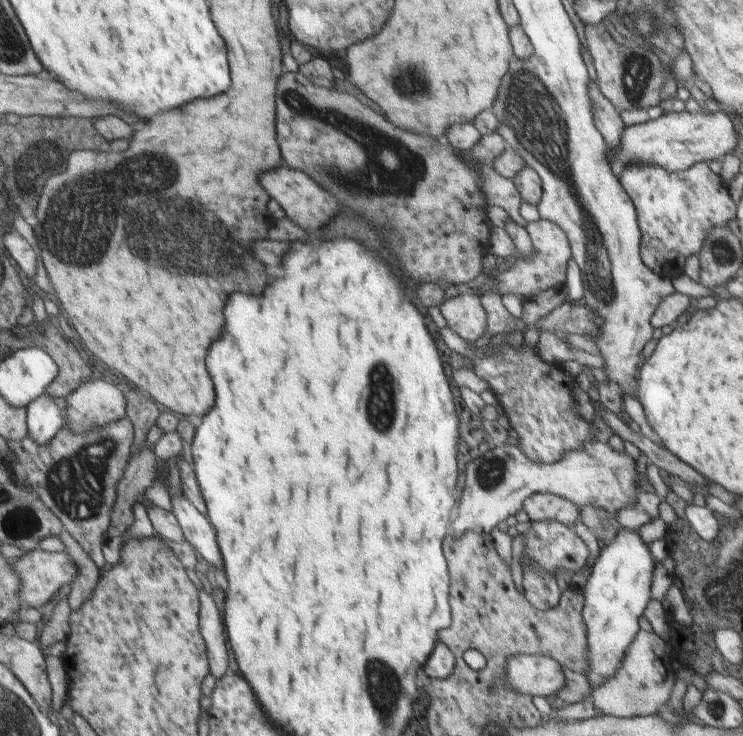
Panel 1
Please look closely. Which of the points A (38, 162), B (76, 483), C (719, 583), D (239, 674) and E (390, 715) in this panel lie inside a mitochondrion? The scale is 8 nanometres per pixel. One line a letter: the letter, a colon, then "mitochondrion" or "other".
A: mitochondrion
B: mitochondrion
C: mitochondrion
D: other
E: mitochondrion

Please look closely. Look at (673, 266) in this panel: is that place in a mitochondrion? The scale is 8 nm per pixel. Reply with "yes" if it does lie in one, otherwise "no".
no

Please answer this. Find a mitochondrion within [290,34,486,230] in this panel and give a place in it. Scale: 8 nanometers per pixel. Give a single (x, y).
(407, 81)

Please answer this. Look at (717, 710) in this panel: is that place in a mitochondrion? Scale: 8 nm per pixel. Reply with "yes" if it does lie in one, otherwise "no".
yes

